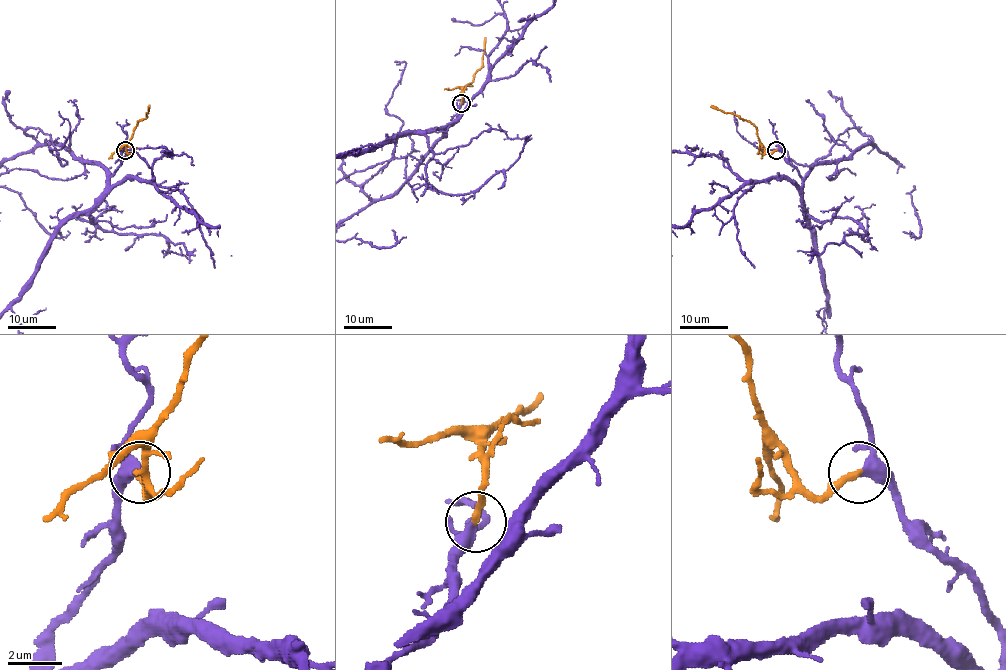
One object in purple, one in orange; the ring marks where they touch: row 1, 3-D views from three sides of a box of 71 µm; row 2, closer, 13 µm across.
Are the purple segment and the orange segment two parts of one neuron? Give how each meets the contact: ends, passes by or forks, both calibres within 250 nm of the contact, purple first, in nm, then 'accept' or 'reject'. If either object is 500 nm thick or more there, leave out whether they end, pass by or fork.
purple passes by | orange ends | 360/240 nm | accept

